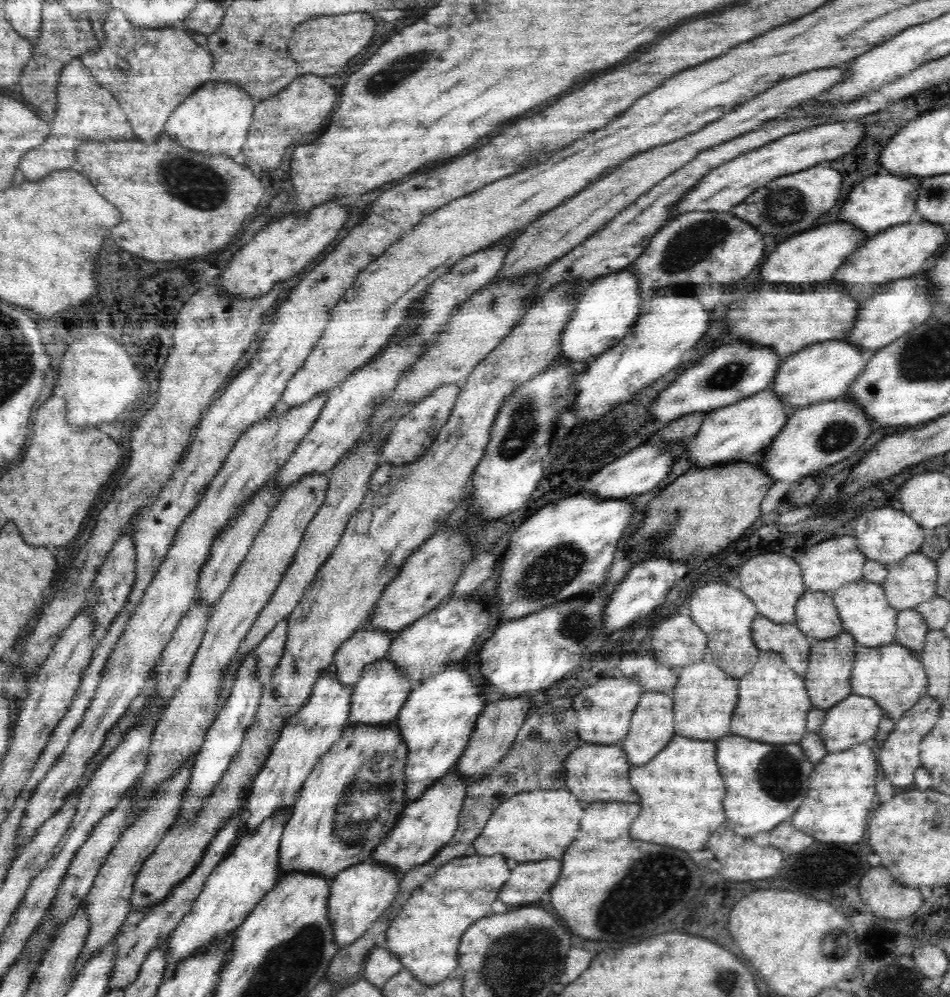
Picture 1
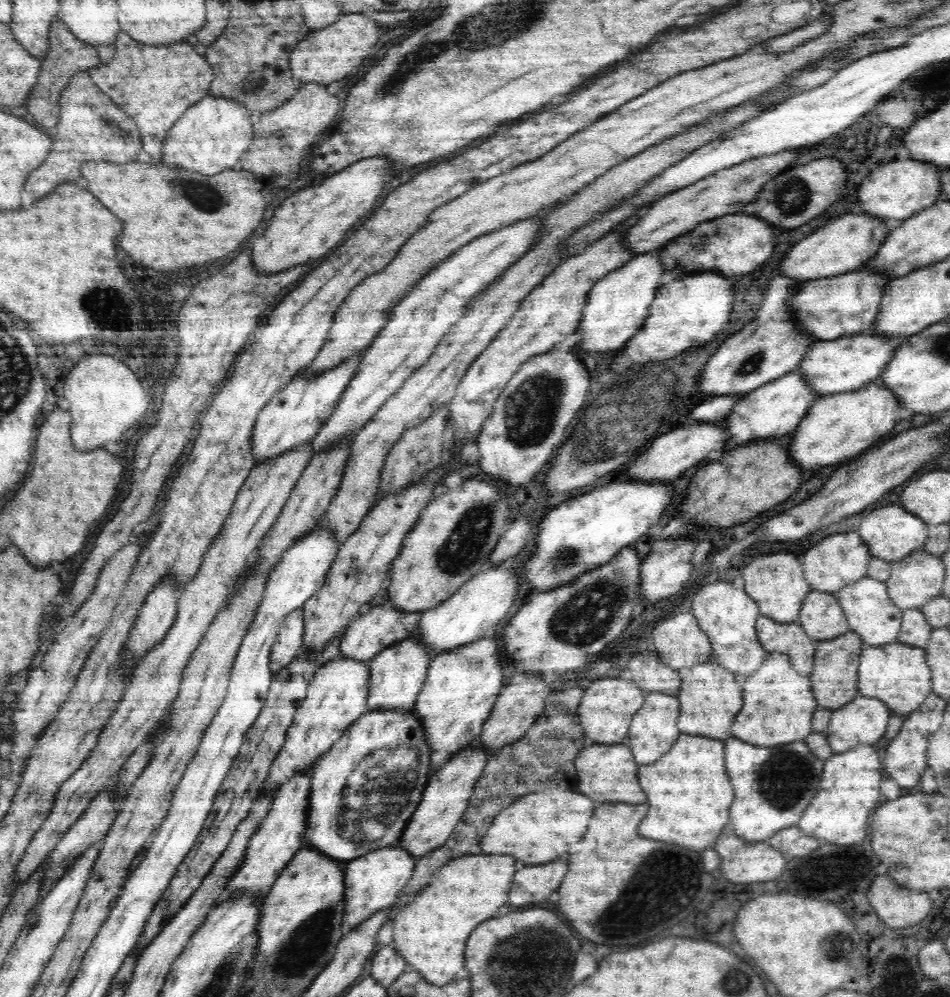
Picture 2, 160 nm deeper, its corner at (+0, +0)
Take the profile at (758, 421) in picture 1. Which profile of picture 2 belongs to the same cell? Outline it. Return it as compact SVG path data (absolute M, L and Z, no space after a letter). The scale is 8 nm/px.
M798 371L785 374L777 380L748 392L732 408L732 412L723 419L730 431L727 449L758 439L788 439L794 434L796 426L802 422L810 406L819 398L820 395L809 386L807 380Z

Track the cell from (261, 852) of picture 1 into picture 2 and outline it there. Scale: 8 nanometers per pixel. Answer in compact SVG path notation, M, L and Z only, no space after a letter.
M313 772L296 774L281 784L275 795L272 809L266 814L258 830L250 836L243 866L228 880L216 905L228 897L236 896L240 891L250 891L250 893L264 896L270 892L278 875L292 861L296 851L302 847L302 840L308 828L306 820L308 820L309 799L312 791L312 774Z

